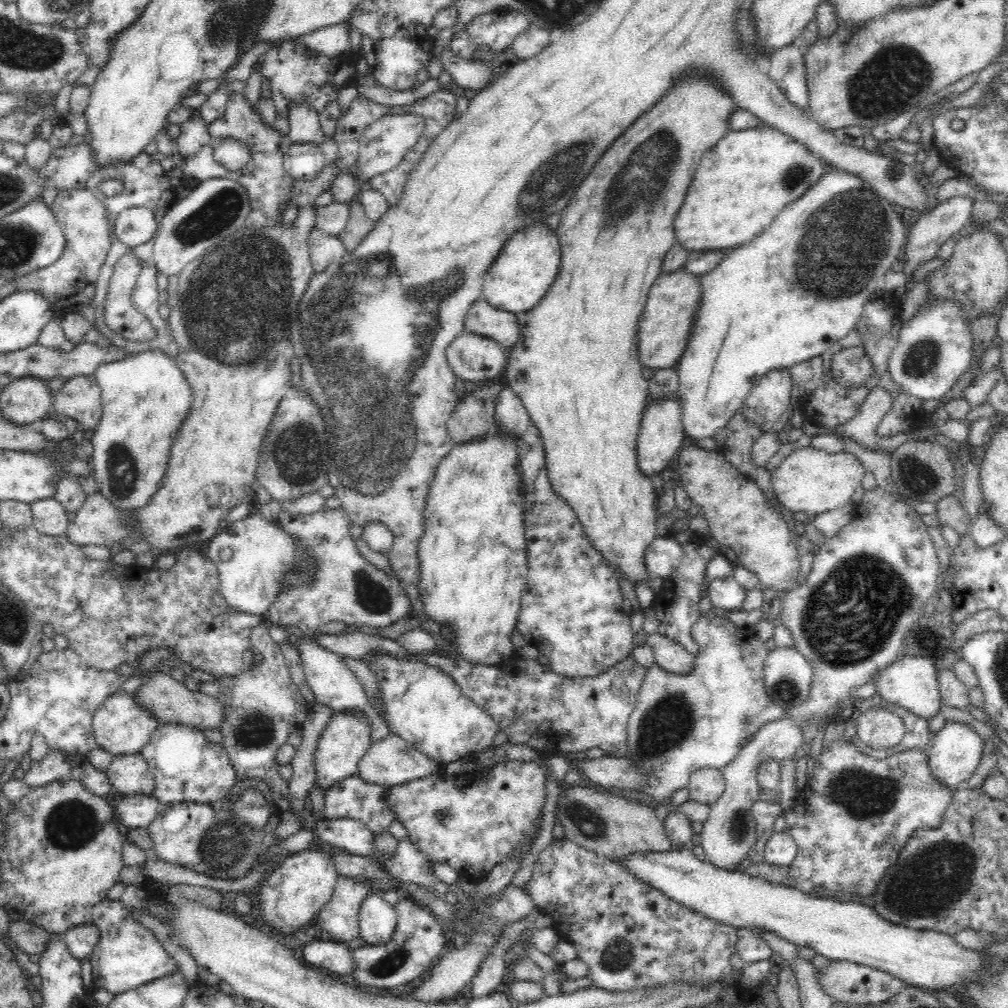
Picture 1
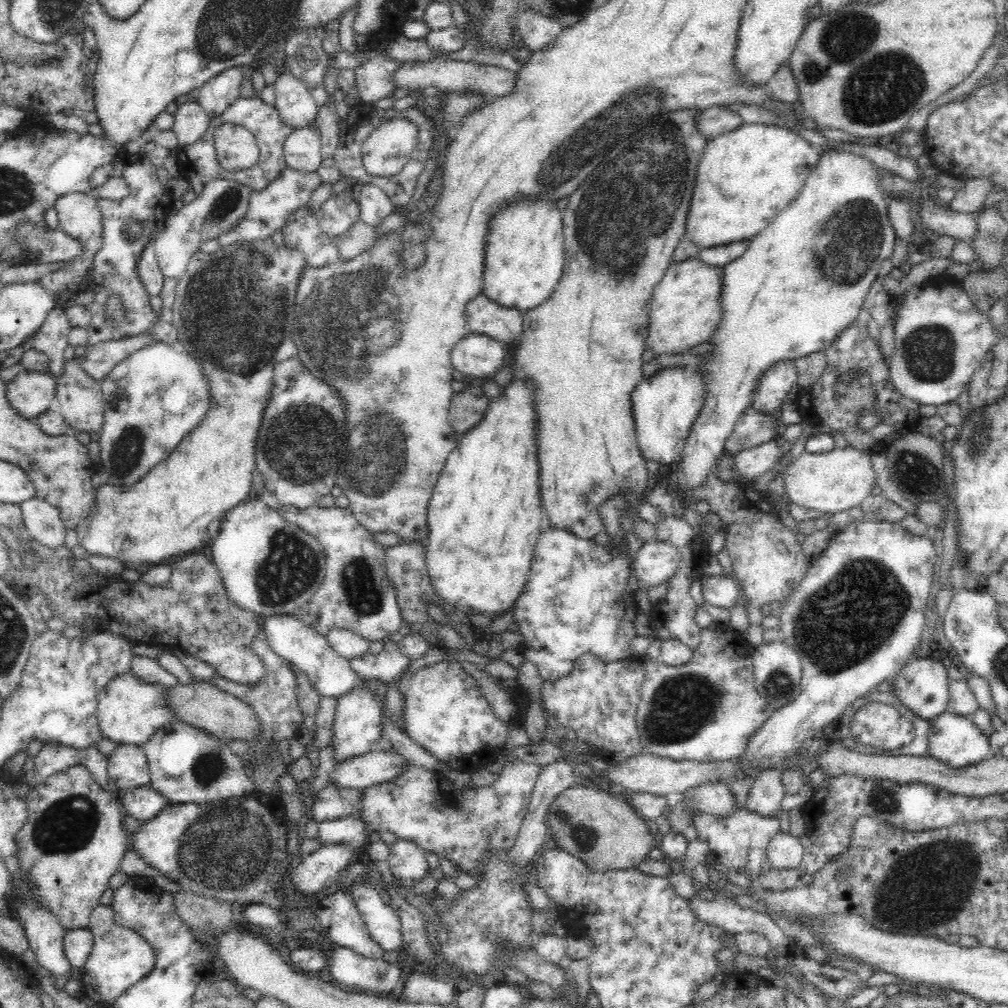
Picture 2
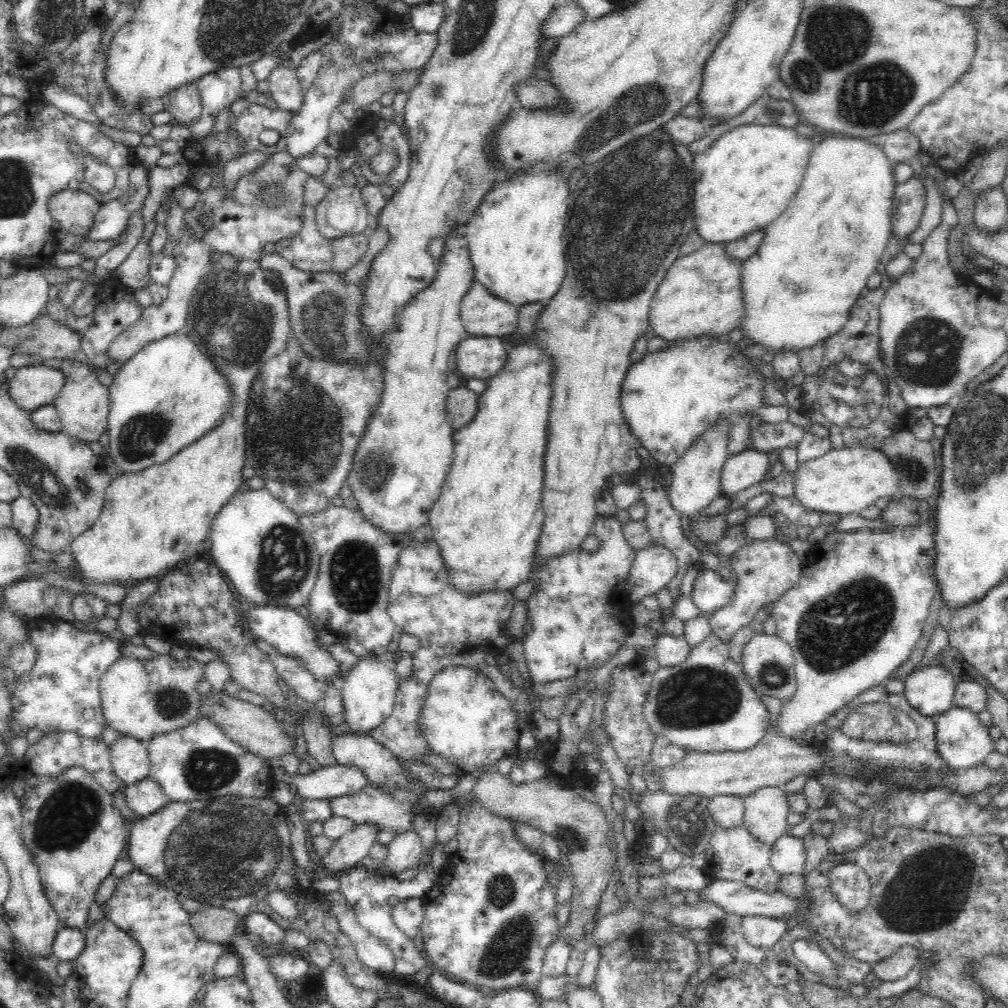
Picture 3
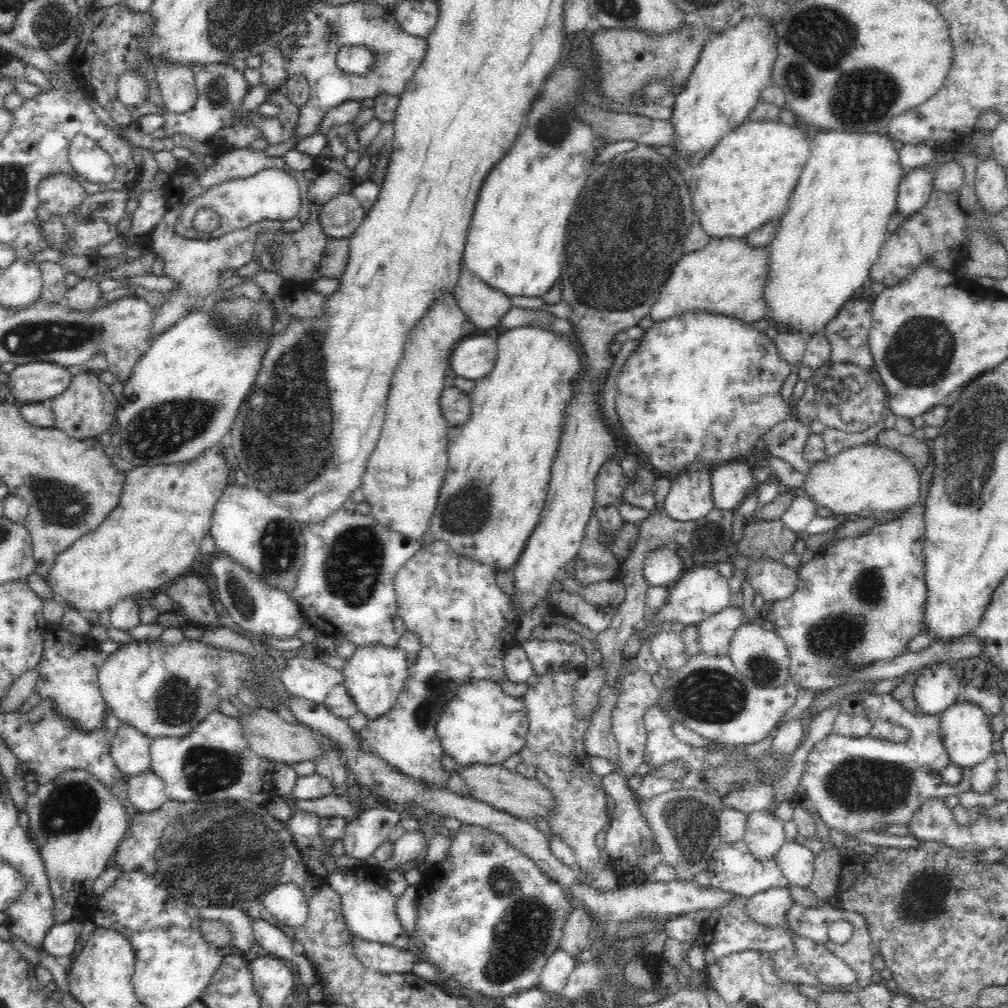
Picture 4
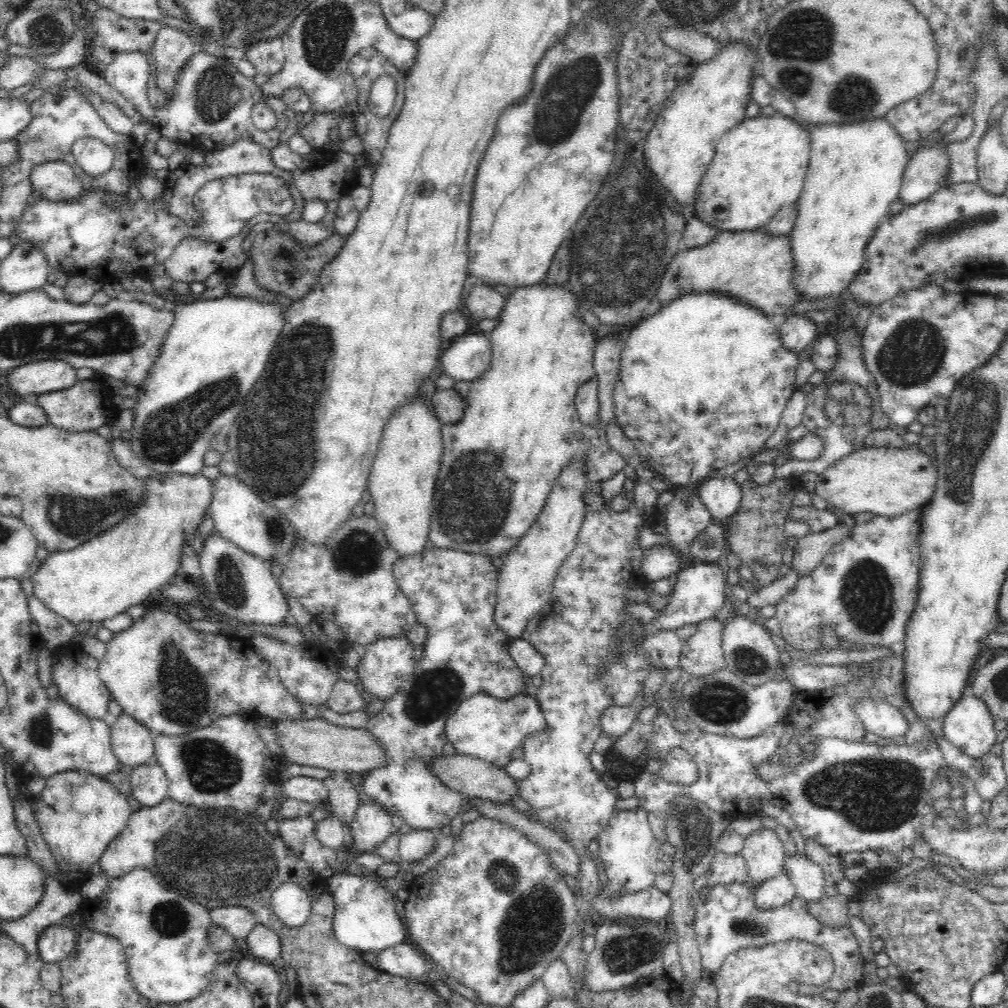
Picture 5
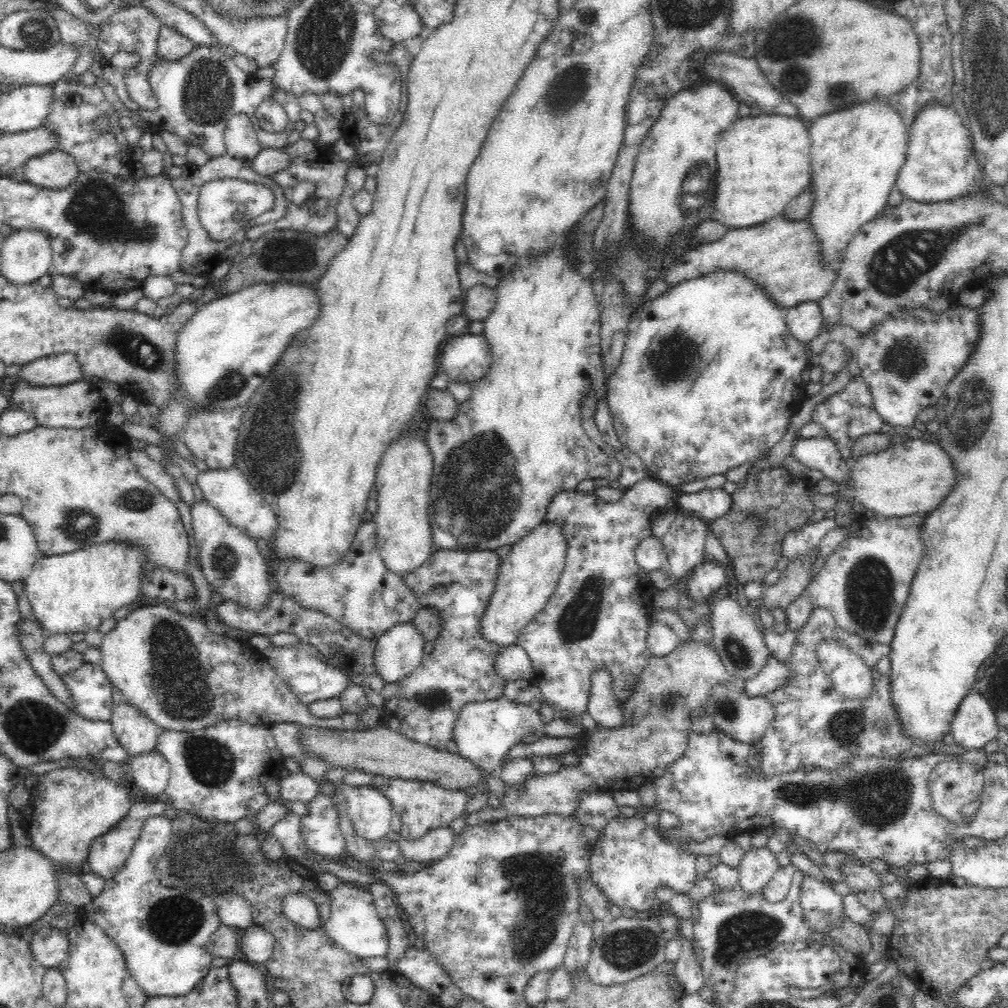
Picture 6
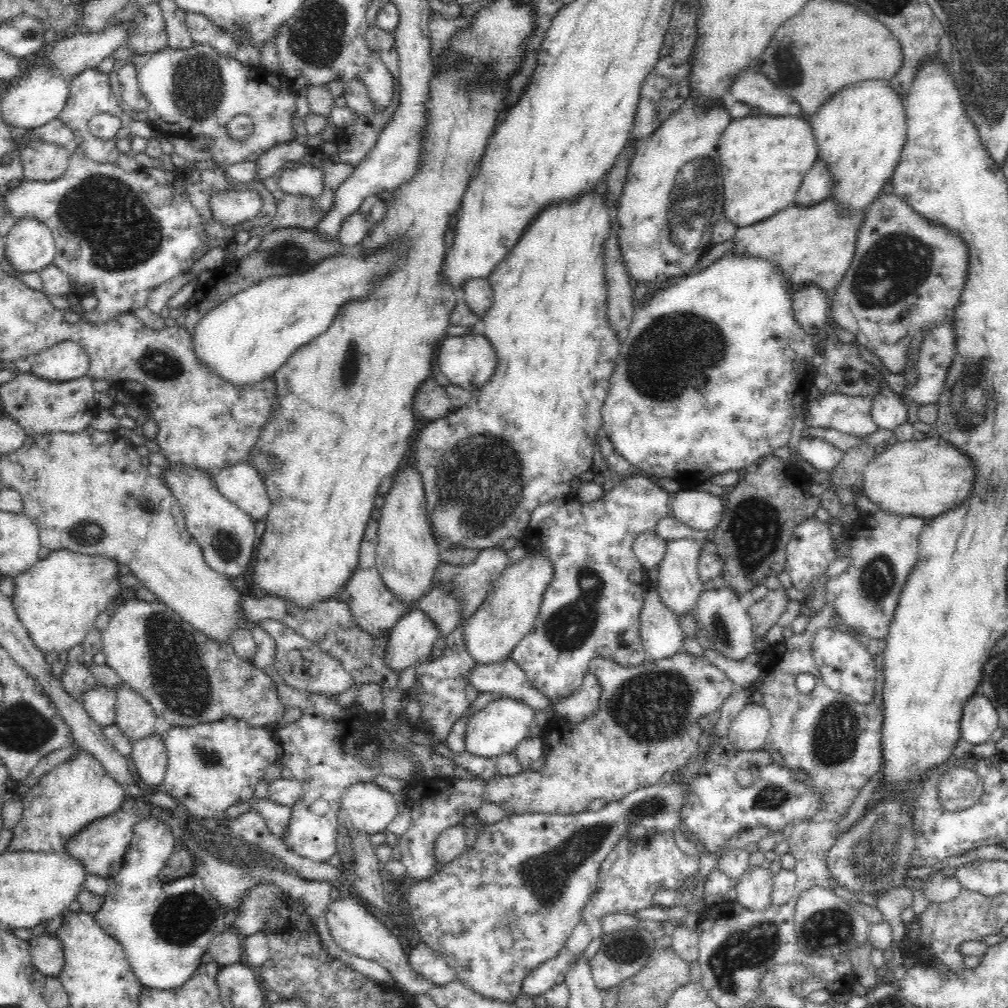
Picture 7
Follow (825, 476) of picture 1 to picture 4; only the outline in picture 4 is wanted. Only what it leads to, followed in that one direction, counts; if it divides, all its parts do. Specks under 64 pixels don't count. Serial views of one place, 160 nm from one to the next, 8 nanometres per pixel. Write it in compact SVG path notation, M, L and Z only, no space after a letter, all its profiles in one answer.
M856 445L813 463L803 489L817 506L833 515L856 517L862 510L899 511L920 498L920 470L905 454L886 446Z

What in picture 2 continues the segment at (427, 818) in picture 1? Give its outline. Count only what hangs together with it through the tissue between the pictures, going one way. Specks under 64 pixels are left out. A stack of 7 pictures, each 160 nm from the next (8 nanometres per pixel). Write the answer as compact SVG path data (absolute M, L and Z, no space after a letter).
M516 760L503 765L502 772L492 786L484 788L470 786L460 790L448 784L444 775L407 763L402 766L402 772L394 780L384 780L383 783L361 790L358 818L364 823L367 833L392 832L397 838L413 841L425 852L435 853L439 857L444 856L474 875L478 868L476 864L478 860L482 860L485 853L509 851L514 846L541 770L542 767L538 764Z

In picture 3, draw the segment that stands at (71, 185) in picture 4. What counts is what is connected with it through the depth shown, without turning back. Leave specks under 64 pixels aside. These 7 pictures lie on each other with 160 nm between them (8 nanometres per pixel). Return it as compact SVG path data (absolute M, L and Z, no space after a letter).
M64 189L54 192L50 198L48 198L48 212L51 214L51 218L54 221L58 221L60 224L59 229L67 231L73 235L84 236L86 232L93 226L96 212L100 206L100 202L97 201L91 194L77 189Z

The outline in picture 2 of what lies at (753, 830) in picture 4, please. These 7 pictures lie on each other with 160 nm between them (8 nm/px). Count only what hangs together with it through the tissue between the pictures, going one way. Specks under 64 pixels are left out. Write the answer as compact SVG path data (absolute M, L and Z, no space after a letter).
M778 769L762 771L748 788L748 796L744 806L748 813L756 813L762 817L780 817L784 807L785 786Z

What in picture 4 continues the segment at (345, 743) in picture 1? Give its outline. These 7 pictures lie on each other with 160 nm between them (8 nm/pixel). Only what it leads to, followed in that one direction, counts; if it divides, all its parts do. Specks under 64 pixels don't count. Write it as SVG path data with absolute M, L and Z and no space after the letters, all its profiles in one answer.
M365 645L356 648L351 657L346 660L343 670L343 685L350 692L358 711L366 714L367 718L383 716L396 704L398 695L404 688L409 669L406 652L397 647L384 645Z

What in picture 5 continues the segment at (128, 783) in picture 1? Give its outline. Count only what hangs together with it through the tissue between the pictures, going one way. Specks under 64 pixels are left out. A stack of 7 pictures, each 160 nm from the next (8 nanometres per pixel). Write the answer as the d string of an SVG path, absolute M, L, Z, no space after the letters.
M122 713L109 720L111 745L118 760L129 770L155 756L154 738L145 724Z

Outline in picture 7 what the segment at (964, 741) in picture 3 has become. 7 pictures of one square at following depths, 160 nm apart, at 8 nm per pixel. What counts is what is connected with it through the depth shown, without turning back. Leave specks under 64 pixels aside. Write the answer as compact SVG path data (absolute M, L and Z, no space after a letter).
M979 691L970 696L961 718L961 737L970 744L982 744L989 740L999 726L999 715L994 704Z

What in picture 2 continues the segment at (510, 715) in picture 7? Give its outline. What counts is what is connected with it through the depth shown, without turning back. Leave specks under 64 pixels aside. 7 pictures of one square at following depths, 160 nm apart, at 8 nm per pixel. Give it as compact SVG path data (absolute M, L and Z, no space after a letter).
M459 660L434 663L404 677L400 692L406 701L406 733L436 758L445 760L450 769L472 773L502 755L513 723L496 715L474 676L464 671Z

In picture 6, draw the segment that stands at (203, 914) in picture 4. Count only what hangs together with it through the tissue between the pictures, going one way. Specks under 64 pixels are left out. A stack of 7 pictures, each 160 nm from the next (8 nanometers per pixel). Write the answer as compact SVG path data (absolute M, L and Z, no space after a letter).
M230 890L225 894L226 897L217 897L214 900L221 924L233 929L246 929L254 924L250 903L239 892Z

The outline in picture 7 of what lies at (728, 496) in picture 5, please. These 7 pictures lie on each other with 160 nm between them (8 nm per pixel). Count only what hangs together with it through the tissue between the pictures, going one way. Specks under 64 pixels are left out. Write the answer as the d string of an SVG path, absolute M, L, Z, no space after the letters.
M682 488L669 498L669 512L690 529L711 533L722 520L724 503L713 493Z

